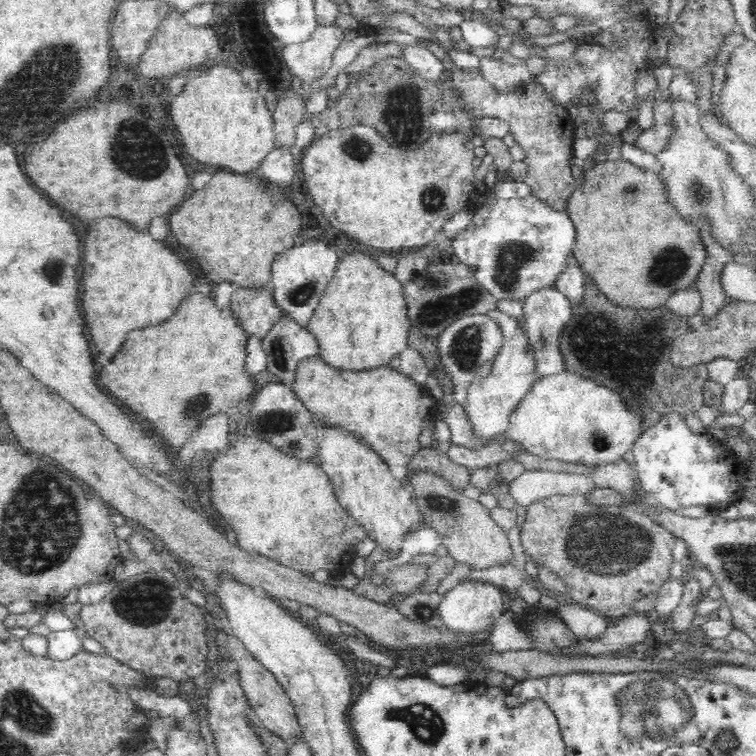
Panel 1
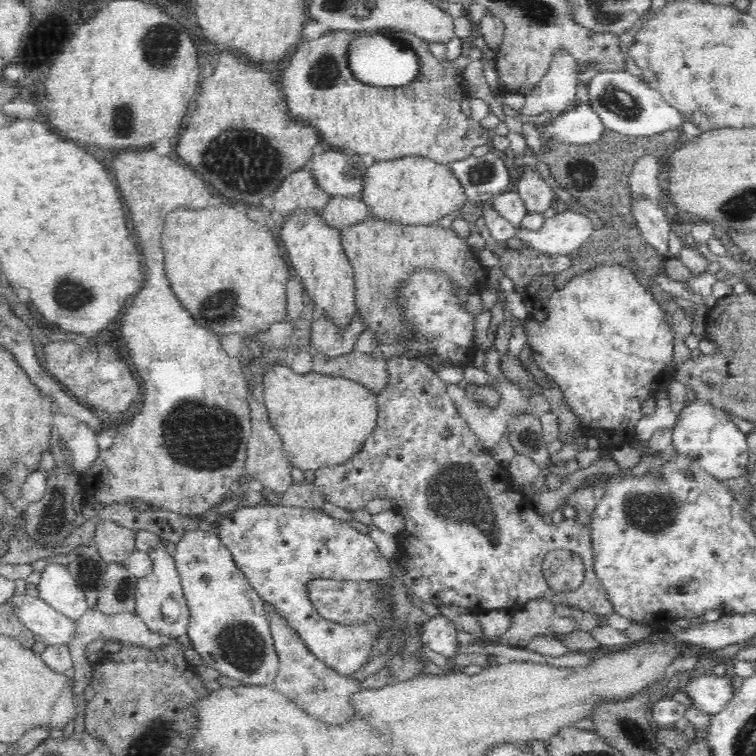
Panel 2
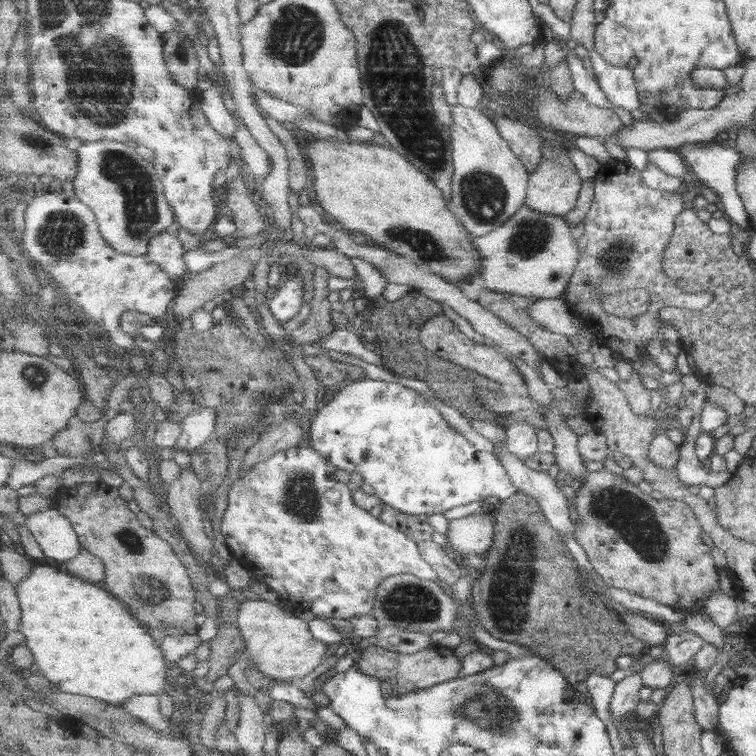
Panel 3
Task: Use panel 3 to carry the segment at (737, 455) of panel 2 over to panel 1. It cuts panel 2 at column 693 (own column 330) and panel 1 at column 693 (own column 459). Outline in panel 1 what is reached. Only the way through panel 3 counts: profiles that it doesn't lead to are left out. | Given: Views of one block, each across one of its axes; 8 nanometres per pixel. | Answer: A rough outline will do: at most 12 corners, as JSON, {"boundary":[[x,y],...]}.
{"boundary":[[668,412],[634,442],[637,490],[722,510],[750,471]]}

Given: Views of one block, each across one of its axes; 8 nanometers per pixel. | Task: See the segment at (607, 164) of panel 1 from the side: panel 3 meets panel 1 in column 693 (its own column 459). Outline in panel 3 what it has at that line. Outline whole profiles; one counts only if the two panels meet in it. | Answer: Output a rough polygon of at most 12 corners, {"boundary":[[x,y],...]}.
{"boundary":[[320,137],[318,207],[455,284],[484,267],[425,171]]}

